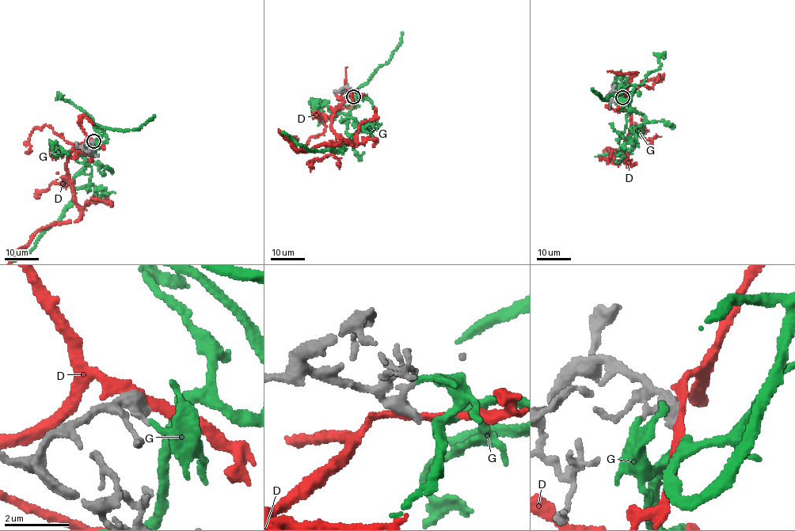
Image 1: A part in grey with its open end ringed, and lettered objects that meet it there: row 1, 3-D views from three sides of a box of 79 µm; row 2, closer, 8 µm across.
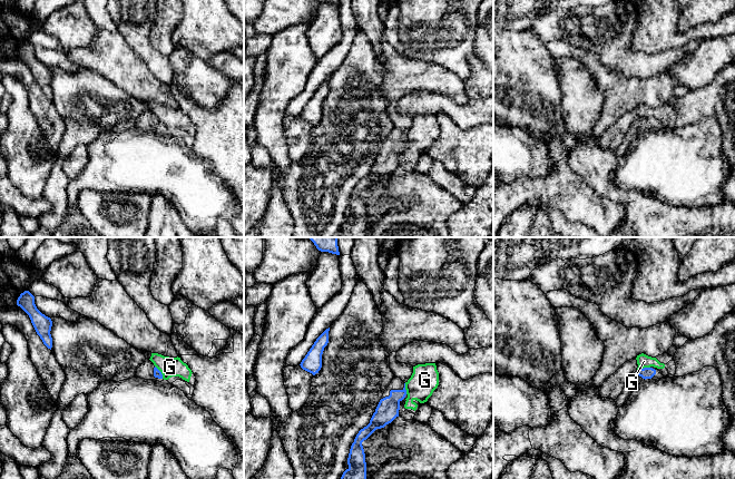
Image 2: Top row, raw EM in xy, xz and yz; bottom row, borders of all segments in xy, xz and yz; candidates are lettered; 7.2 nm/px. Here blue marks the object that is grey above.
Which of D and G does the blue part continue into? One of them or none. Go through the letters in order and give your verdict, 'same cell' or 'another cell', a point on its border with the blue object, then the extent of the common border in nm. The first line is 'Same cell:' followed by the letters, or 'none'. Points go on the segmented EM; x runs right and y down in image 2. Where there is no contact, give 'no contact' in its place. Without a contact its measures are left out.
Same cell: none
D: another cell; no contact
G: another cell; meets blue in yz at (644, 368); contact 100 nm long

